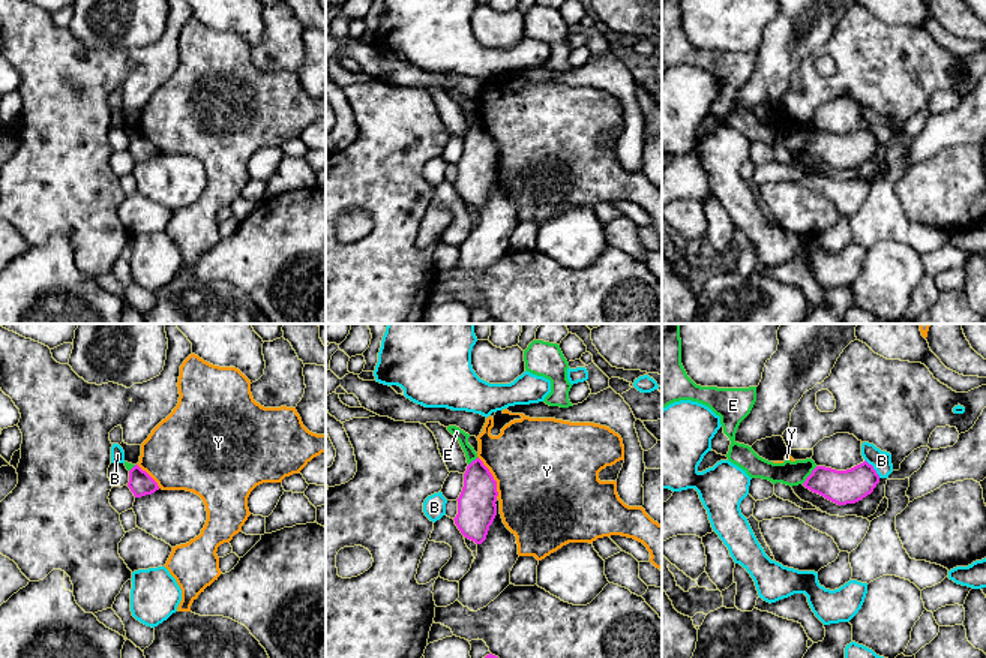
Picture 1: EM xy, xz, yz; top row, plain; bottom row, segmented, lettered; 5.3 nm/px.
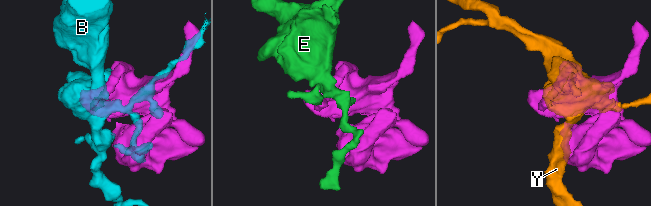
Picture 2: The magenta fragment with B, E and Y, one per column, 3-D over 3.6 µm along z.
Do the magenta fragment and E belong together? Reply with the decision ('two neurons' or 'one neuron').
two neurons

